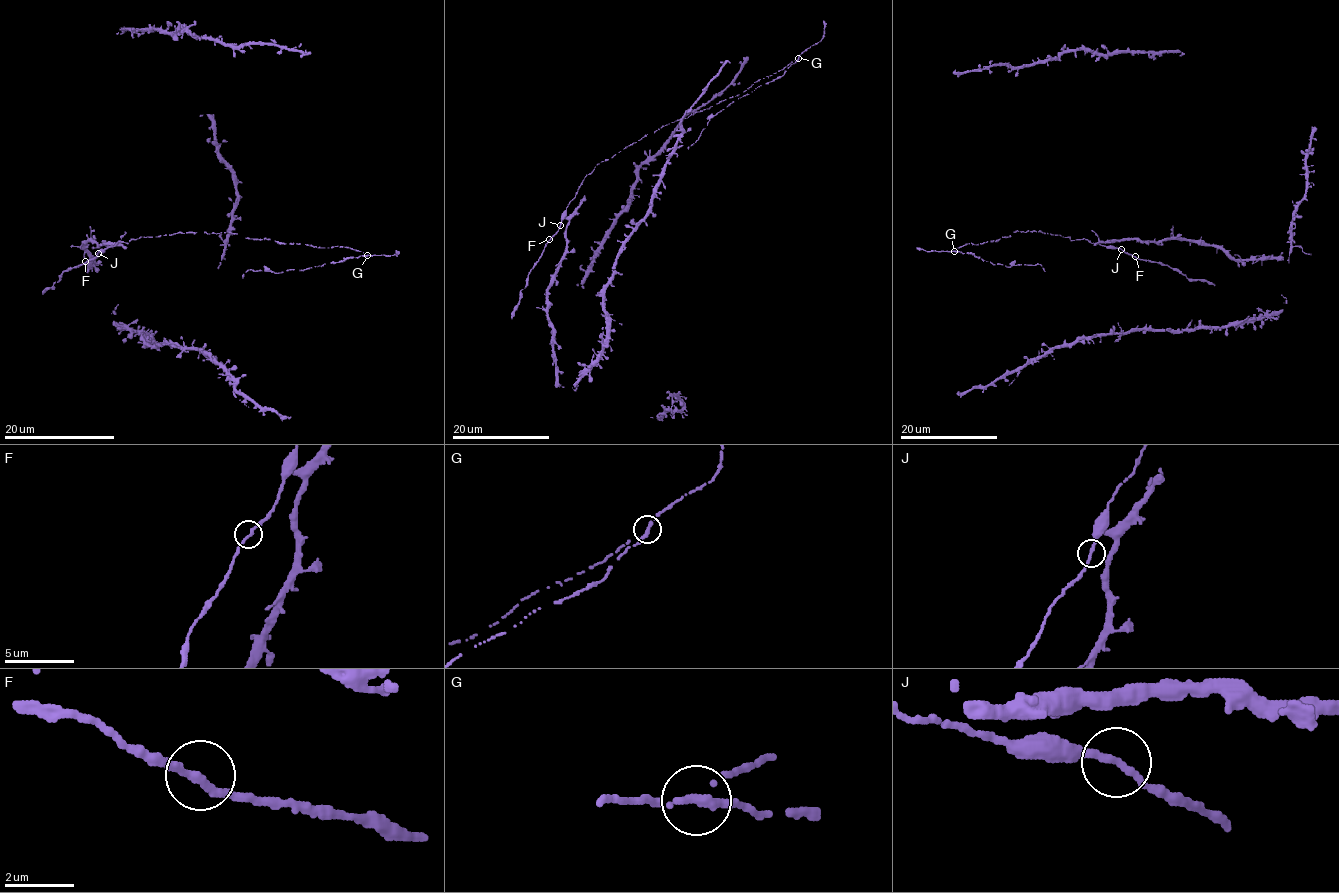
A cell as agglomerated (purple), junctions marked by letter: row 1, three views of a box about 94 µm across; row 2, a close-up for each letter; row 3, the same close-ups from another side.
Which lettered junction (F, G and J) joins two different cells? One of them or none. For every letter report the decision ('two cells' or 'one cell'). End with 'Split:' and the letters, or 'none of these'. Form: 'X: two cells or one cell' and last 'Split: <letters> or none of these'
F: one cell
G: two cells
J: one cell
Split: G

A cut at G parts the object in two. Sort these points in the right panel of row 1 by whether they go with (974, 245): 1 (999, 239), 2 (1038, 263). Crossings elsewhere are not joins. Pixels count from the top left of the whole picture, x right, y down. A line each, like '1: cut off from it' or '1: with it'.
1: with it
2: cut off from it

